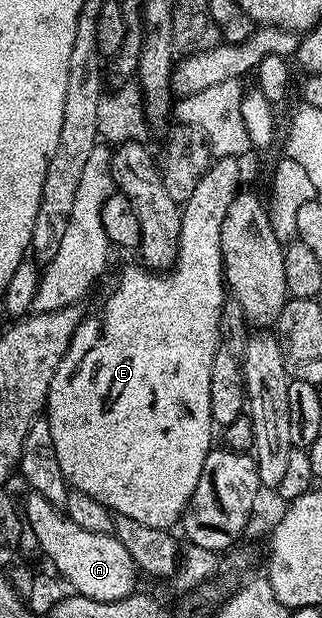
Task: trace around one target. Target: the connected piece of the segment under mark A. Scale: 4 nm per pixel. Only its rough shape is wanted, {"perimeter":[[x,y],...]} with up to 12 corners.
{"perimeter":[[30,491],[23,518],[37,548],[95,602],[138,587],[123,542],[75,526]]}

